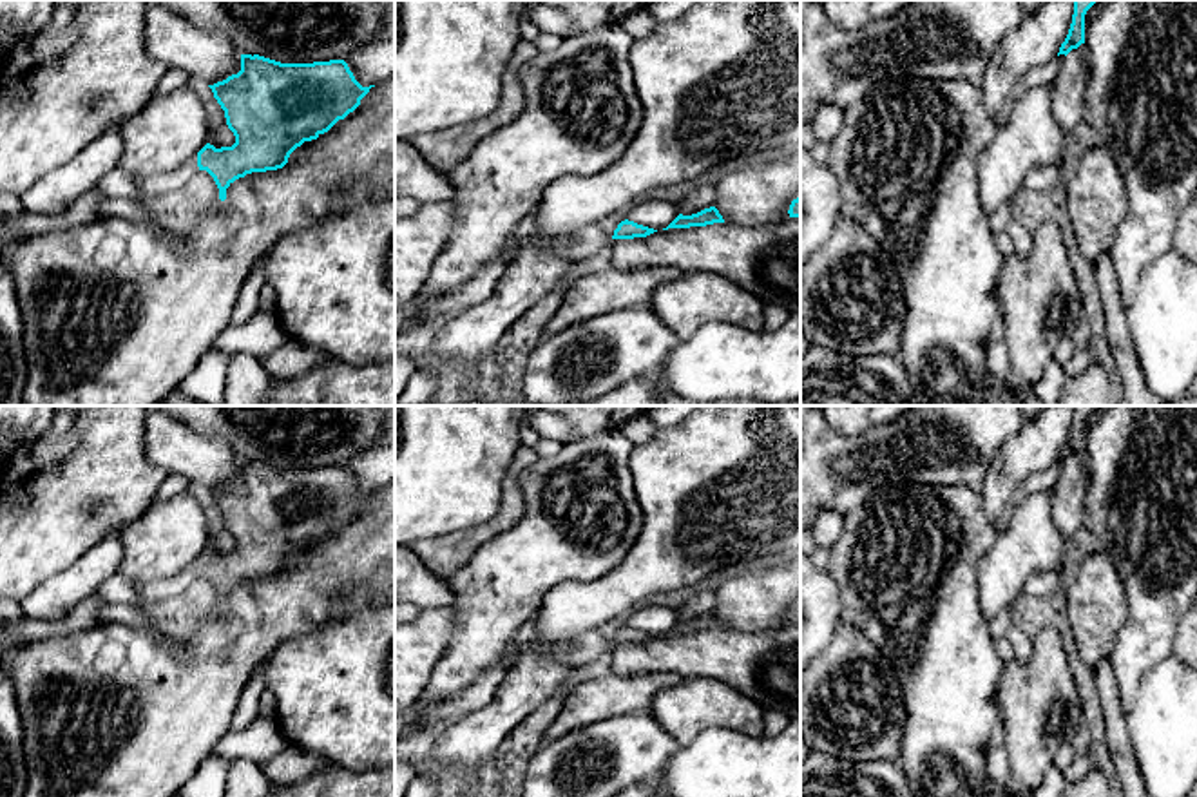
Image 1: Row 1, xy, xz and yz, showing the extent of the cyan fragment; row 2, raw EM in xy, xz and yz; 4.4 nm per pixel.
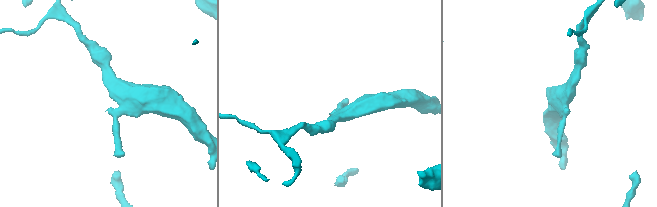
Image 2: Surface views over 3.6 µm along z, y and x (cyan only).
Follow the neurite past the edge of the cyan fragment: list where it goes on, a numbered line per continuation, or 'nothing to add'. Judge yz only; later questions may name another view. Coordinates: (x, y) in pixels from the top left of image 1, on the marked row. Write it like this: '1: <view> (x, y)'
nothing to add

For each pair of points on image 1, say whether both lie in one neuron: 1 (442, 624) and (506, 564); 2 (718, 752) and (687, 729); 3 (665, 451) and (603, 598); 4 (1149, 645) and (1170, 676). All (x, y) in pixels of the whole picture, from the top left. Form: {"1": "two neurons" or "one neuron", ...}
{"1": "two neurons", "2": "two neurons", "3": "one neuron", "4": "two neurons"}

